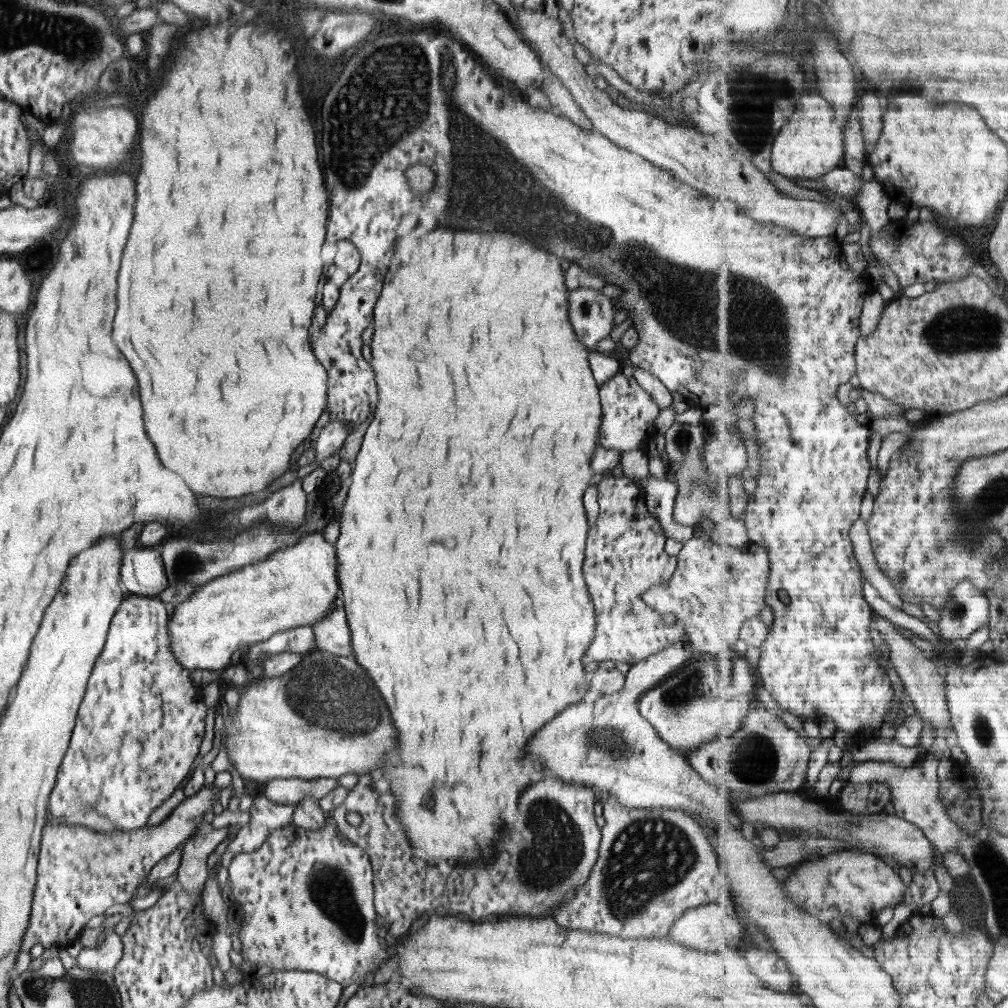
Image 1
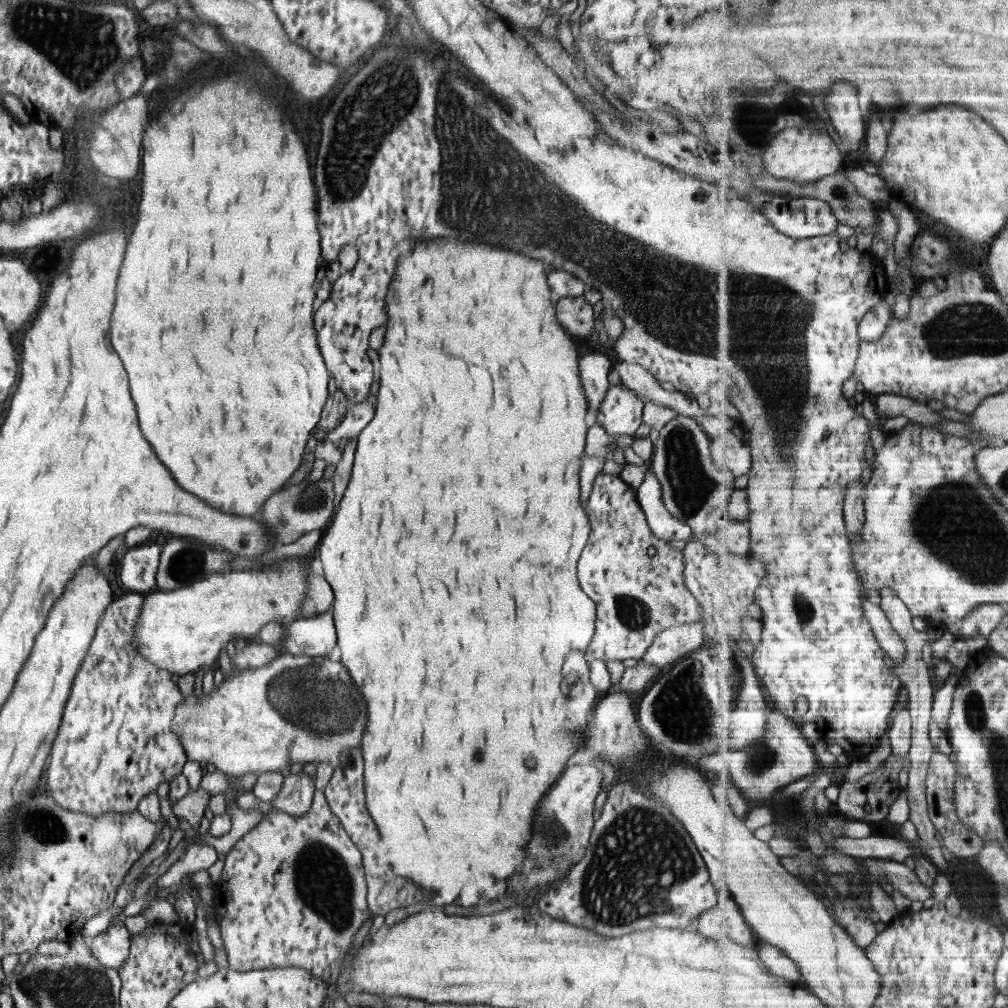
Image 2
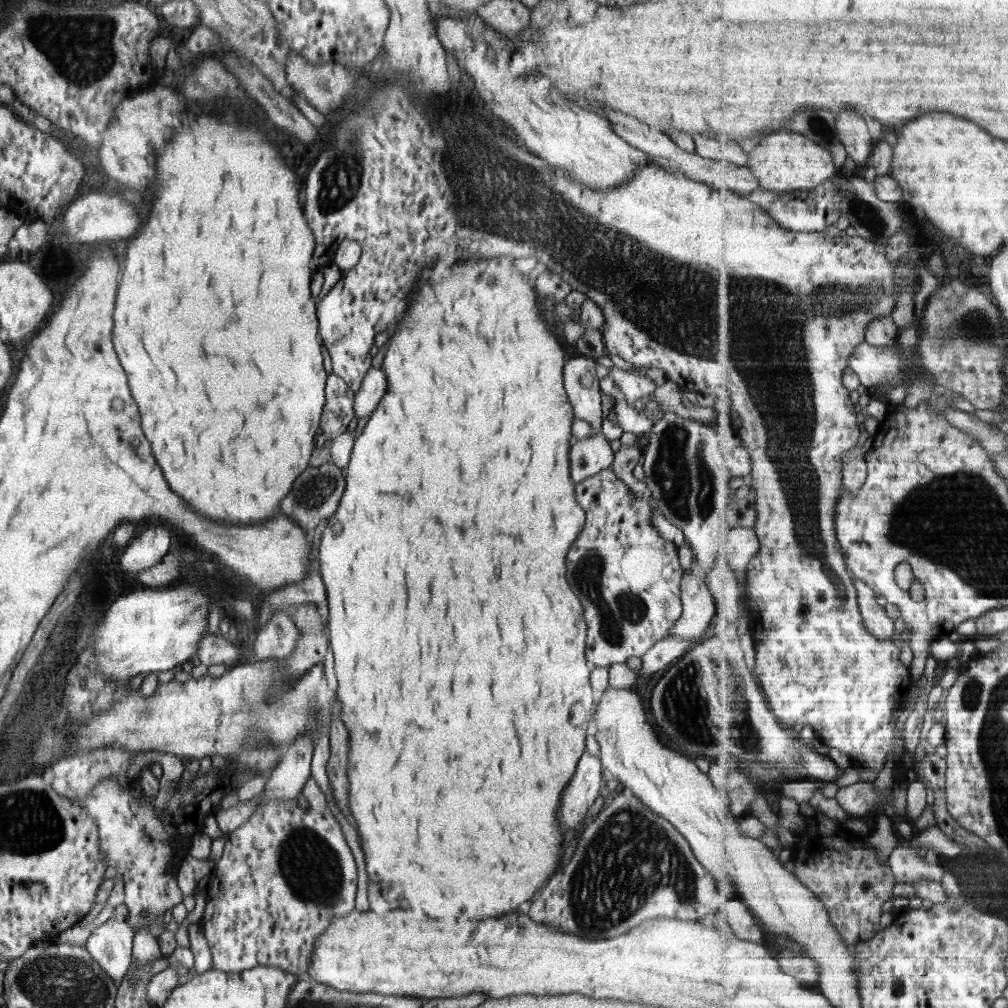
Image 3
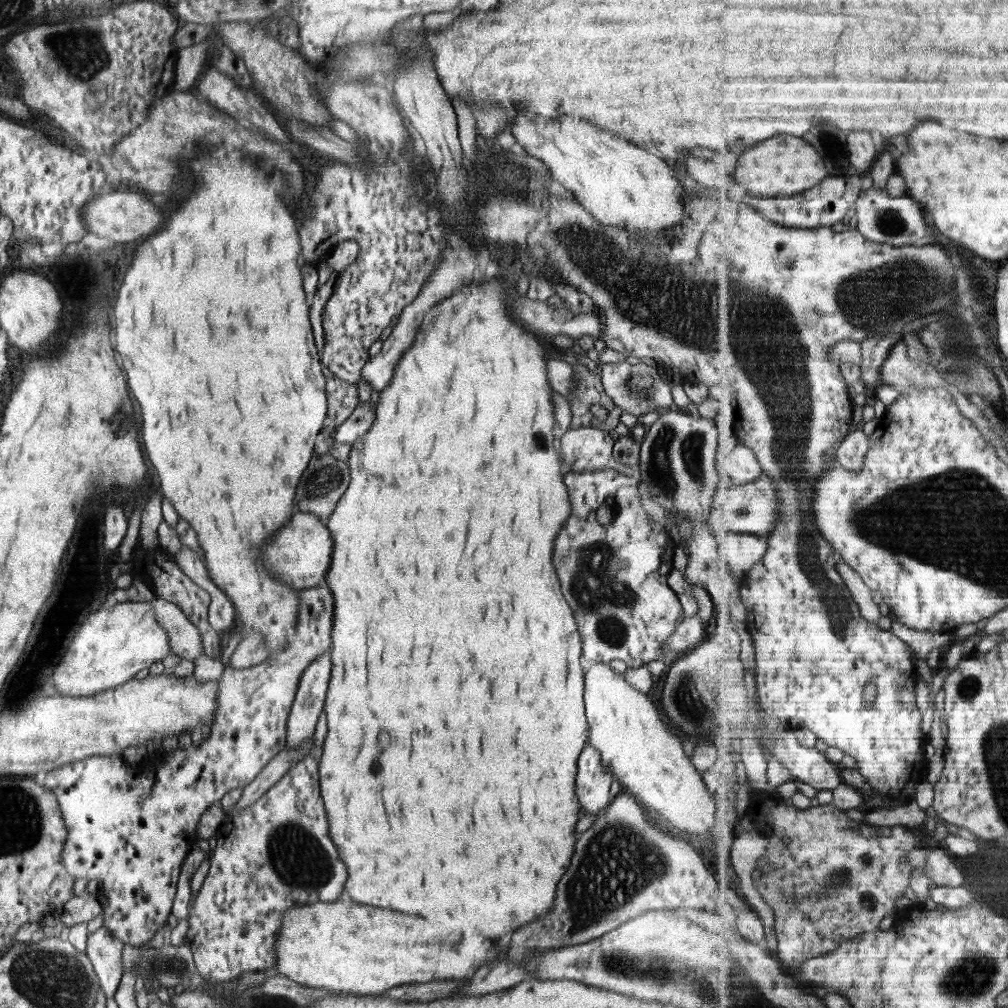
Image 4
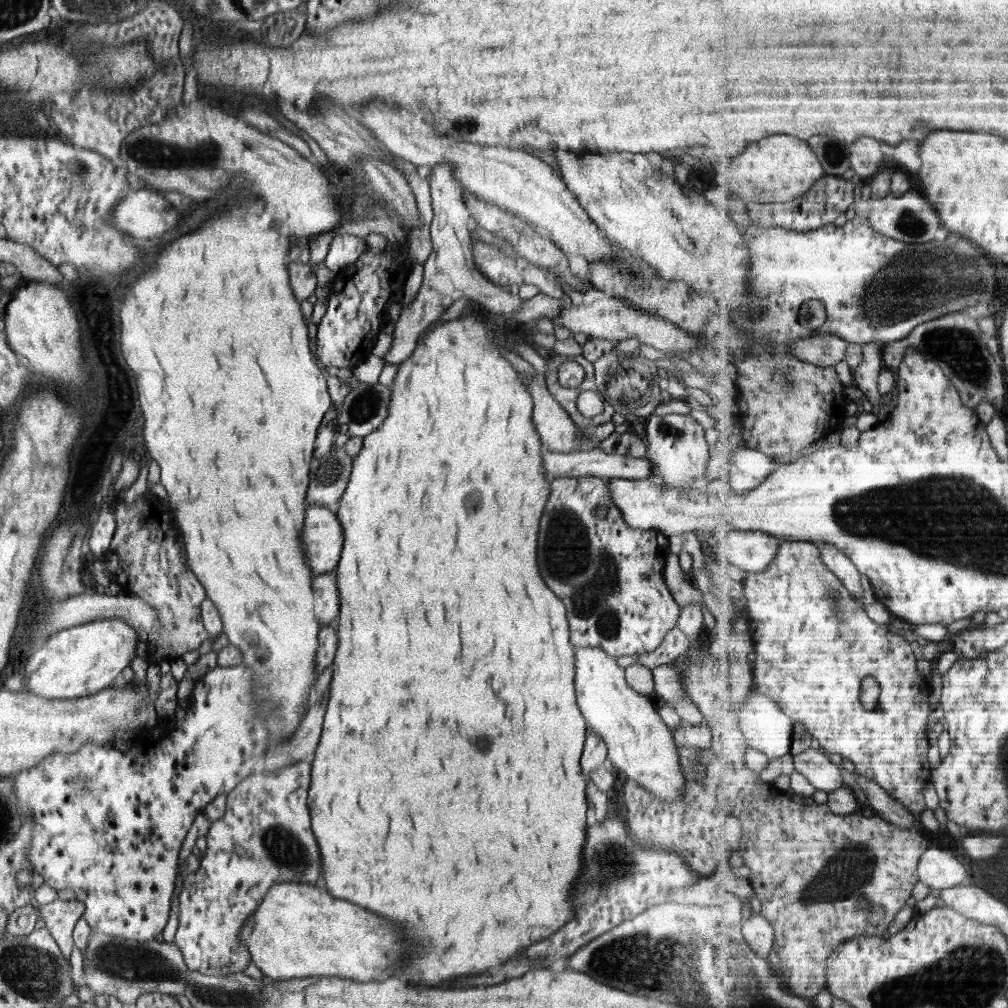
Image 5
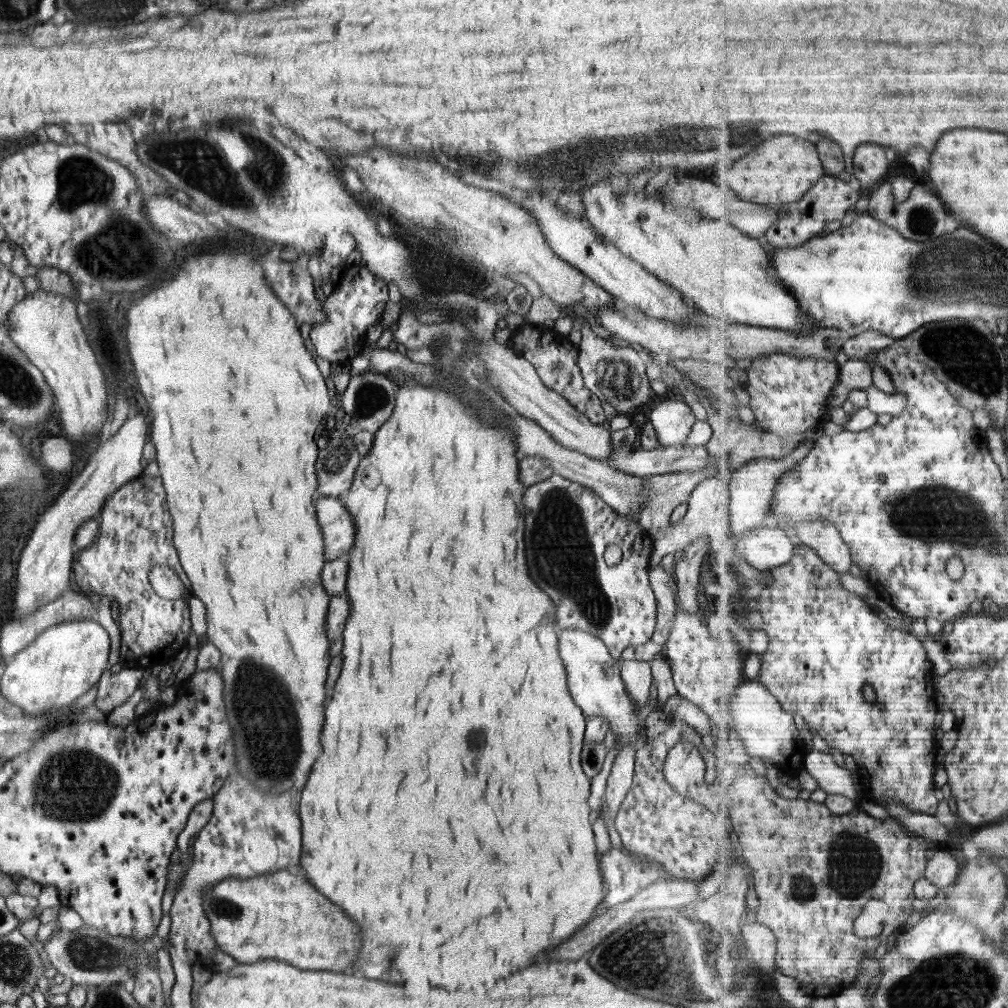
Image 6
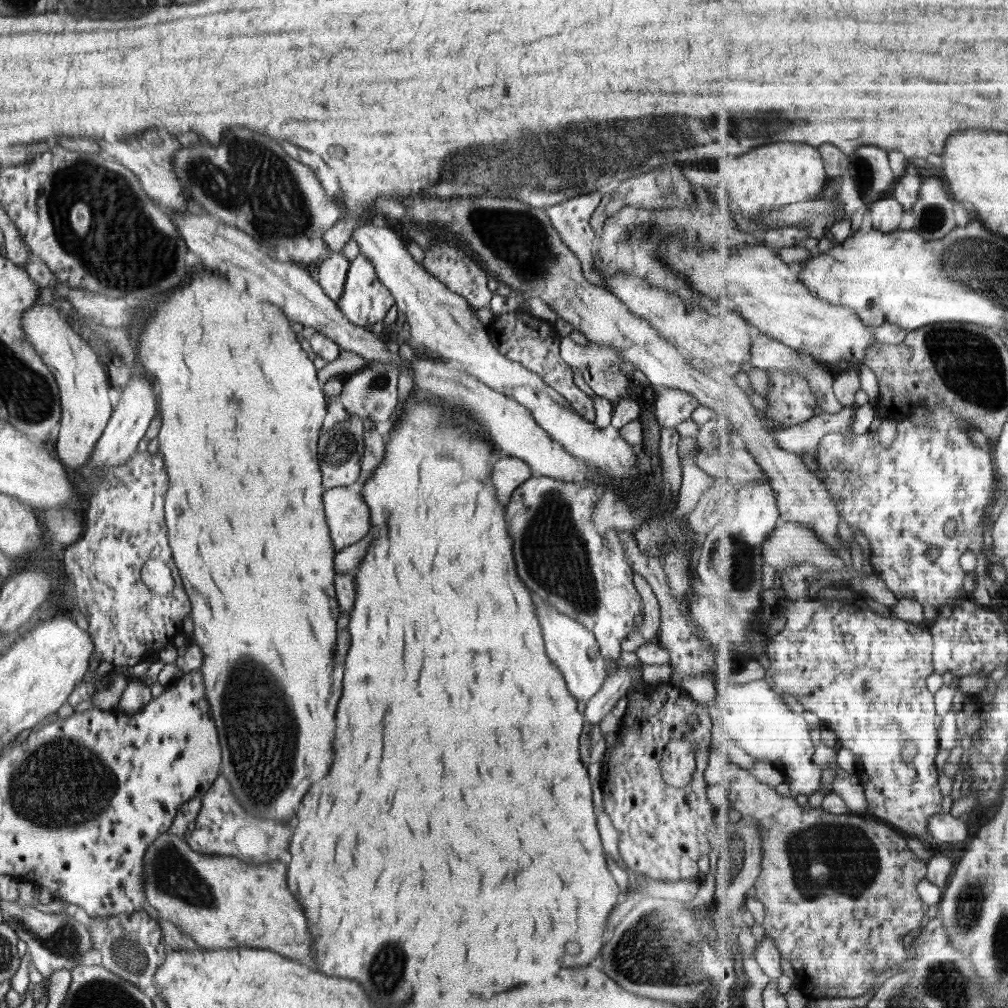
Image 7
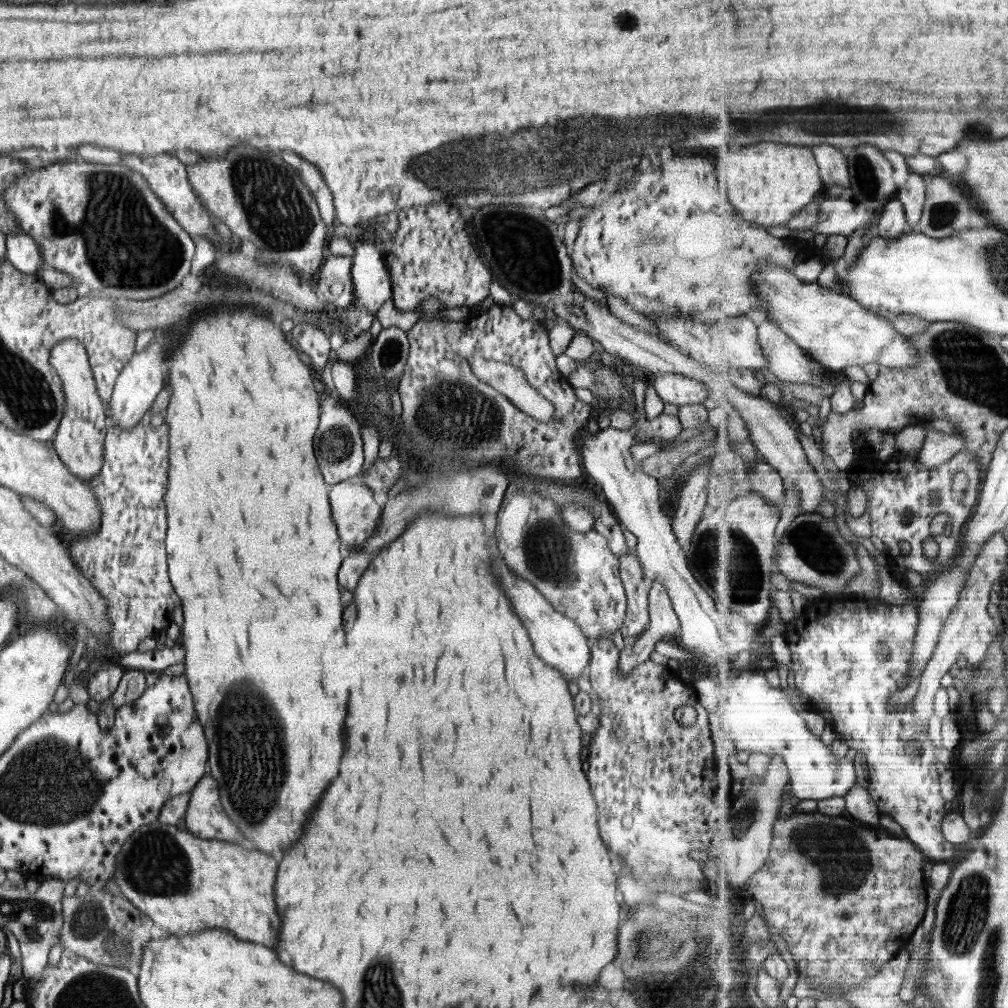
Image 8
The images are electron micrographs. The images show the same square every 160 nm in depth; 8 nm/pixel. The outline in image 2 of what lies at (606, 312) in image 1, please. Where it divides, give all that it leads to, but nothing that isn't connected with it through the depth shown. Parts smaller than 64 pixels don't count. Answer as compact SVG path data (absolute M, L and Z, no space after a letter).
M583 295L559 298L556 301L556 318L570 334L581 337L590 336L597 321L593 306Z

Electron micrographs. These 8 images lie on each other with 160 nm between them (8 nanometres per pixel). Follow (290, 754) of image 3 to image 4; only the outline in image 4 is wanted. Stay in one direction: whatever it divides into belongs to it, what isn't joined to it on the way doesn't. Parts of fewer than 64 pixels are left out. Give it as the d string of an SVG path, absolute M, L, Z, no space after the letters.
M332 648L316 656L300 677L287 721L287 746L301 746L313 736L325 708L331 678Z

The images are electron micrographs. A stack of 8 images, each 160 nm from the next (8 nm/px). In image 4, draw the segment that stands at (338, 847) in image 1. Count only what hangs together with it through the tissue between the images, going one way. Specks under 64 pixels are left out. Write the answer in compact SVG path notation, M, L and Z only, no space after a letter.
M313 754L306 755L303 759L300 759L296 764L289 768L289 772L286 773L280 781L268 790L268 793L260 797L256 802L247 806L247 808L241 808L241 810L234 810L227 815L227 819L223 825L217 831L215 838L217 840L216 848L211 851L210 868L206 879L202 885L202 889L196 896L194 906L189 914L188 919L188 932L186 941L191 951L193 952L193 961L196 968L206 981L218 981L228 982L238 979L240 975L249 973L250 971L265 971L270 968L277 968L277 934L281 931L280 919L285 910L297 906L297 904L312 904L313 902L334 902L339 900L344 892L344 884L347 881L346 878L346 866L345 862L341 859L338 849L335 847L331 834L329 833L329 820L324 808L324 801L322 800L320 793L319 782L319 765L316 757Z

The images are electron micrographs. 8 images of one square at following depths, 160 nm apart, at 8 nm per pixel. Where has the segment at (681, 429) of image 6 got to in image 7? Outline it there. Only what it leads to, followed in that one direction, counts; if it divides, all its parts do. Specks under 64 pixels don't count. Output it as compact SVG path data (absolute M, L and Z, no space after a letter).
M675 387L656 390L655 418L659 426L676 428L684 420L701 415L700 404L691 394Z

